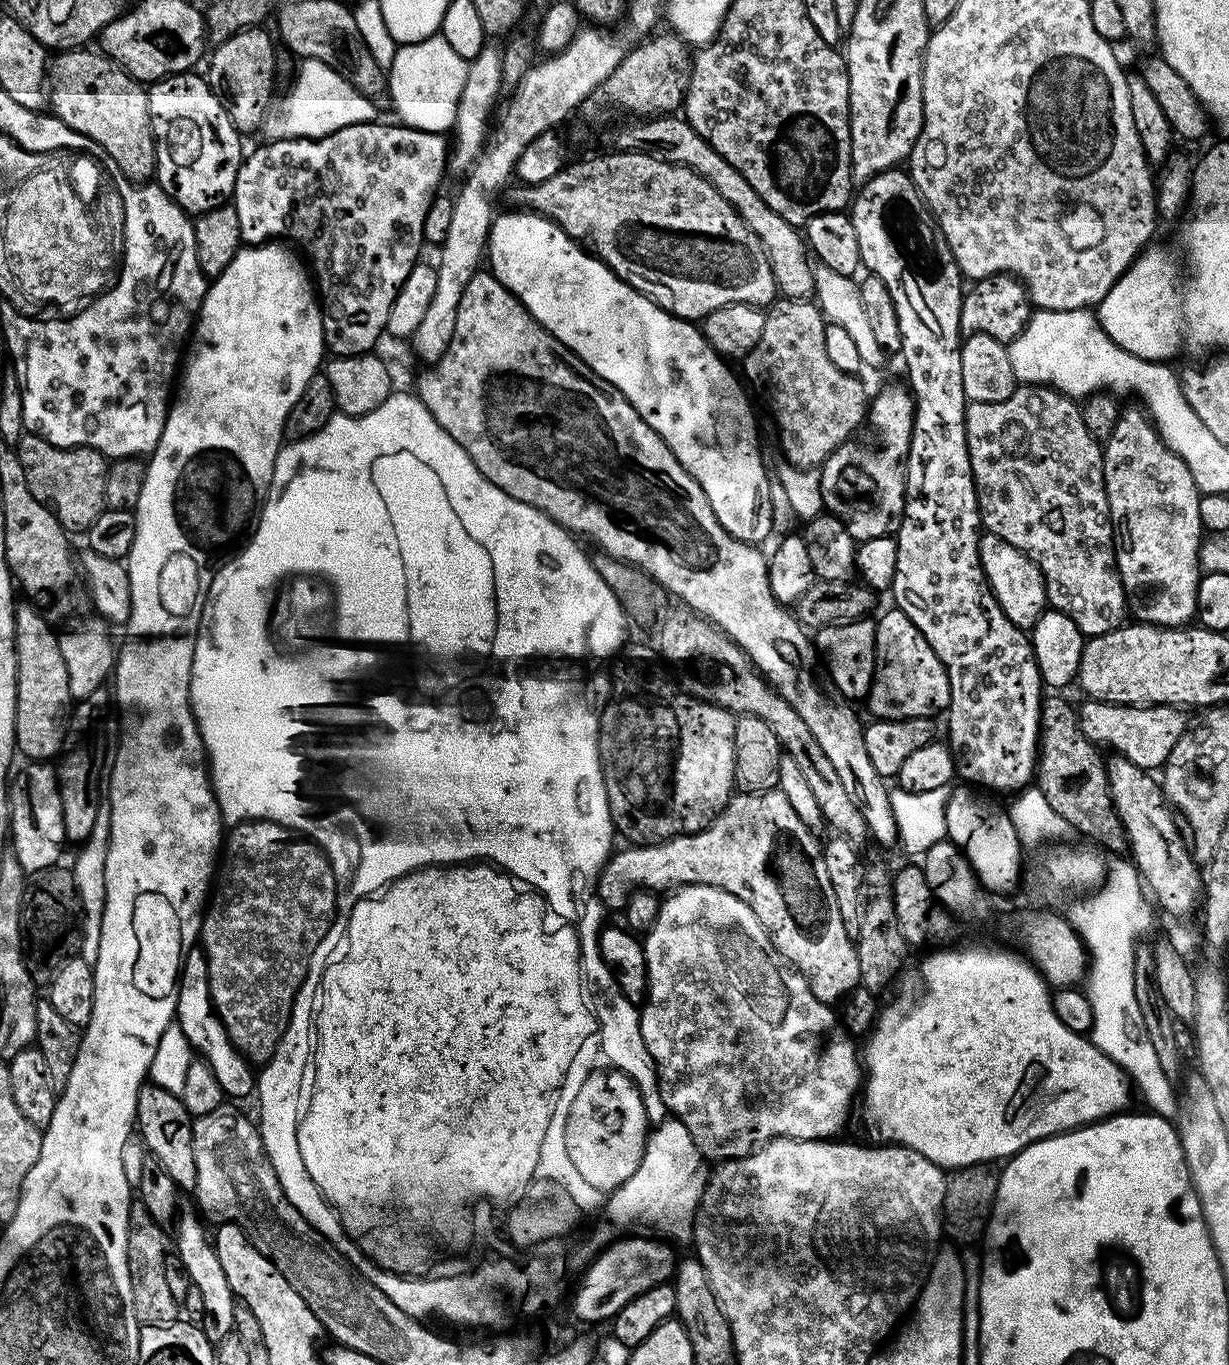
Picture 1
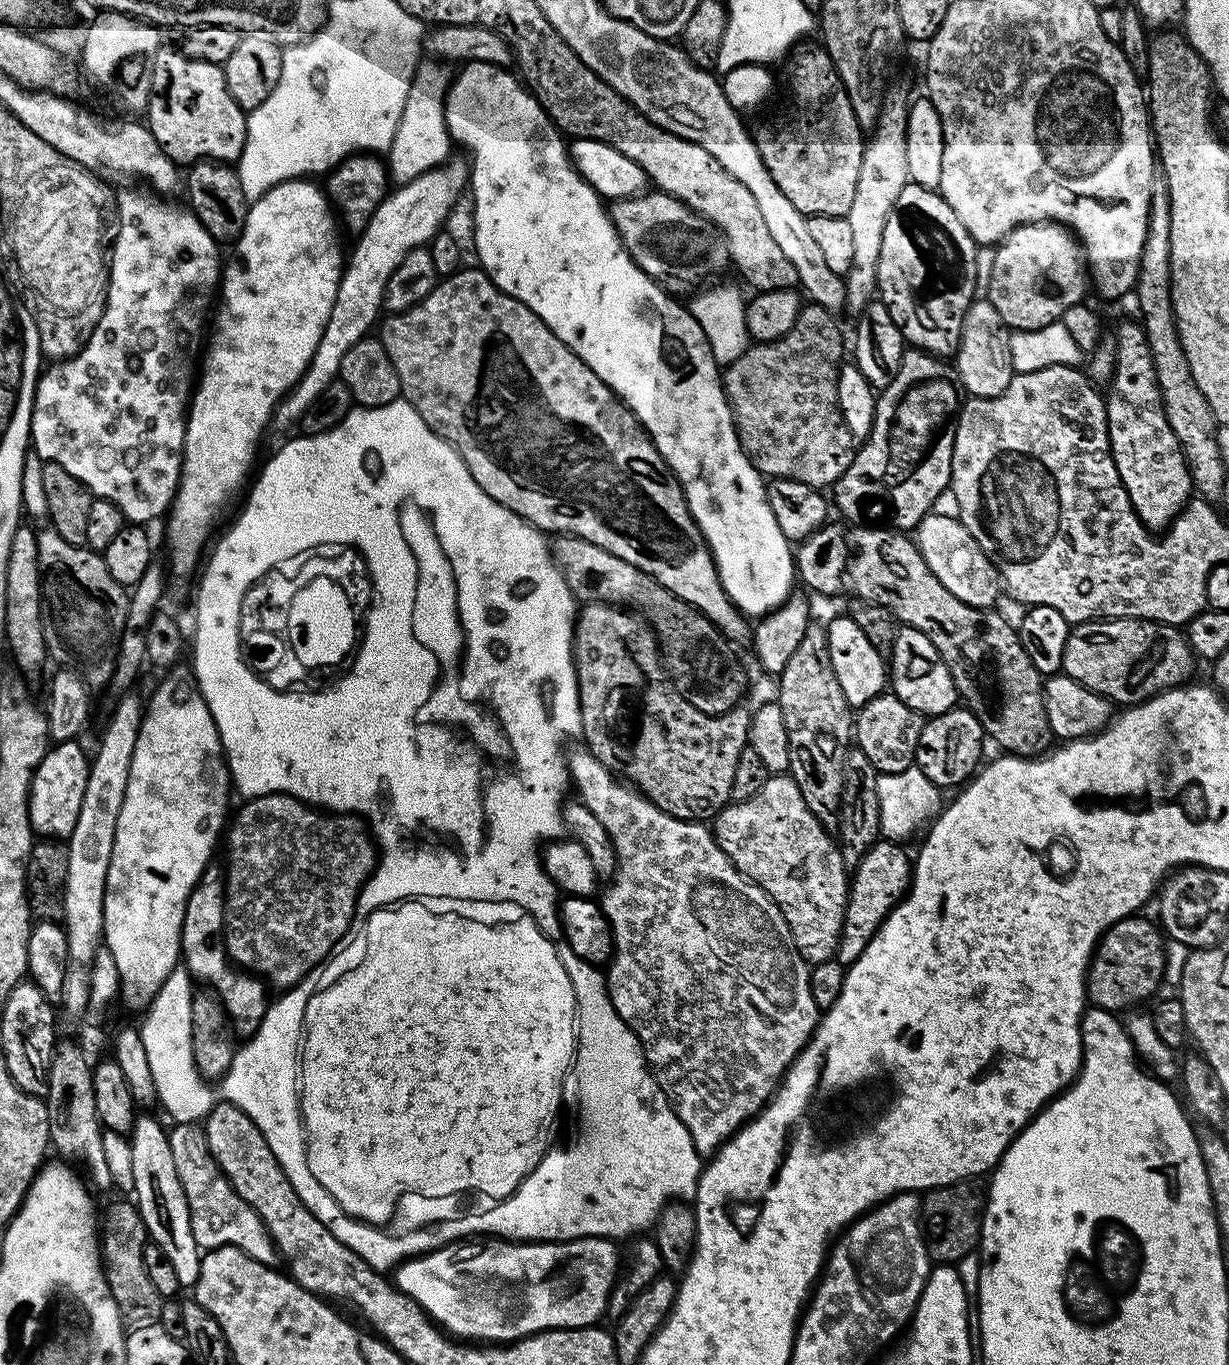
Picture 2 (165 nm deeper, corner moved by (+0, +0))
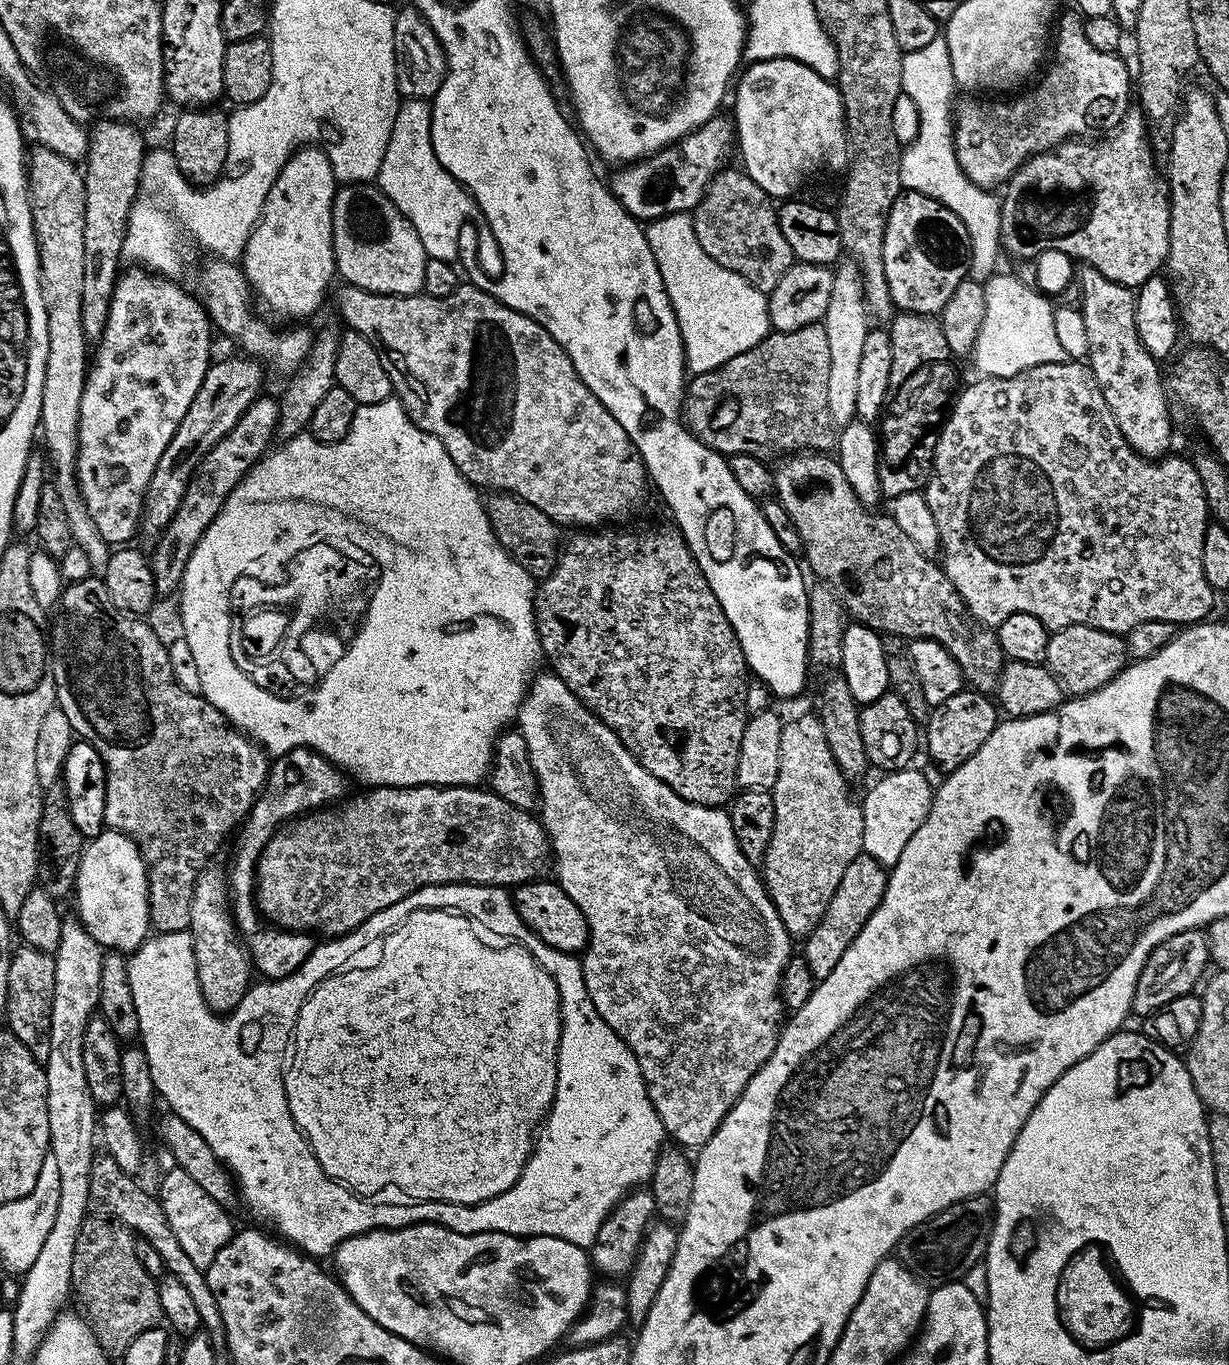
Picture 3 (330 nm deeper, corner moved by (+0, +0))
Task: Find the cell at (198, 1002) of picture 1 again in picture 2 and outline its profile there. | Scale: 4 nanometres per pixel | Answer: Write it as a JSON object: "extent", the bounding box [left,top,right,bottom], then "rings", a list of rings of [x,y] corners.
{"extent":[180,866,270,1035],"rings":[[[215,866],[205,868],[190,898],[182,918],[180,935],[182,964],[193,981],[202,983],[215,992],[232,1018],[237,1033],[254,1035],[270,1003],[270,988],[261,977],[237,968],[224,945],[224,876]]]}

